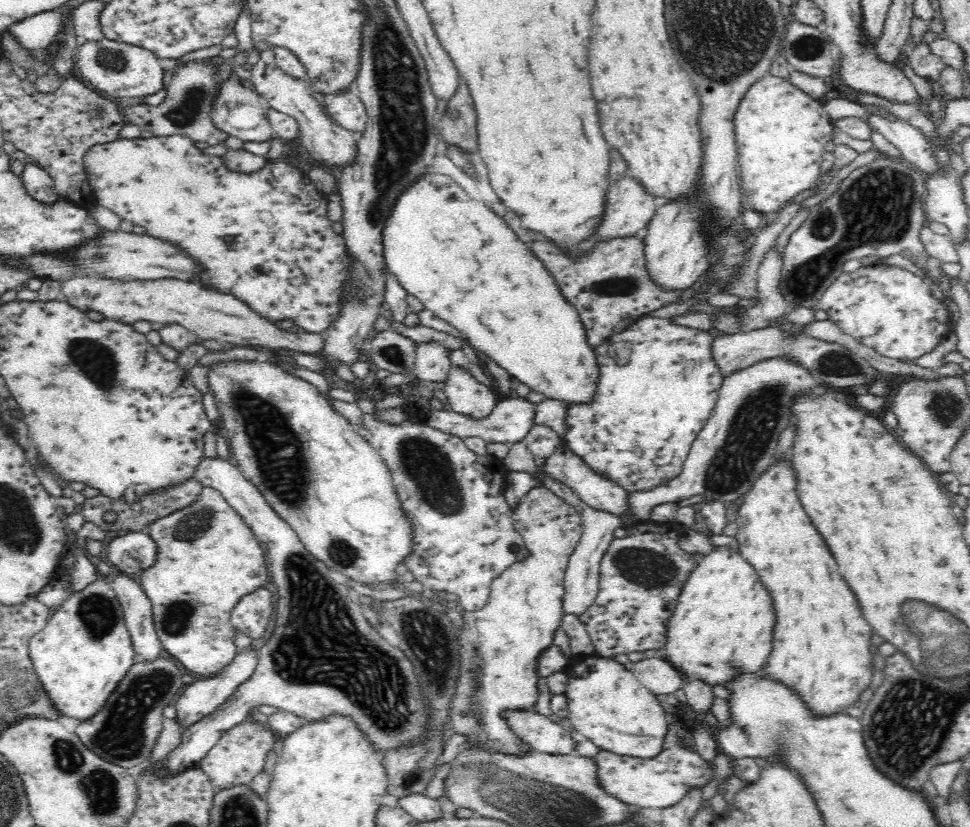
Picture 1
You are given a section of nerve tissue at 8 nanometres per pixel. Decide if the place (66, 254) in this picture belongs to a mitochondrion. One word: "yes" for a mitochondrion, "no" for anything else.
no

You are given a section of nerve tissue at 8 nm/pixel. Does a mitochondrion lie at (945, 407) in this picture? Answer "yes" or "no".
yes

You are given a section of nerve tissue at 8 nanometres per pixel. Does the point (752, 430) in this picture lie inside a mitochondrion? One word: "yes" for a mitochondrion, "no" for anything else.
yes

